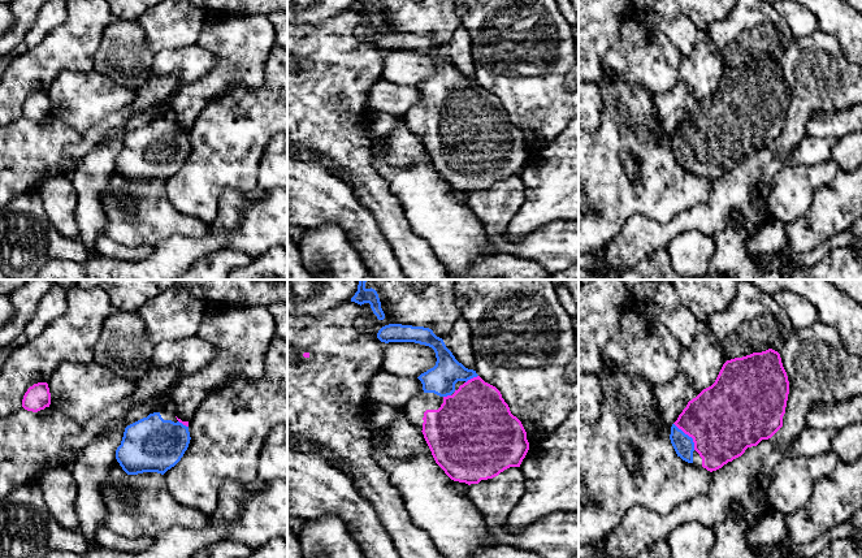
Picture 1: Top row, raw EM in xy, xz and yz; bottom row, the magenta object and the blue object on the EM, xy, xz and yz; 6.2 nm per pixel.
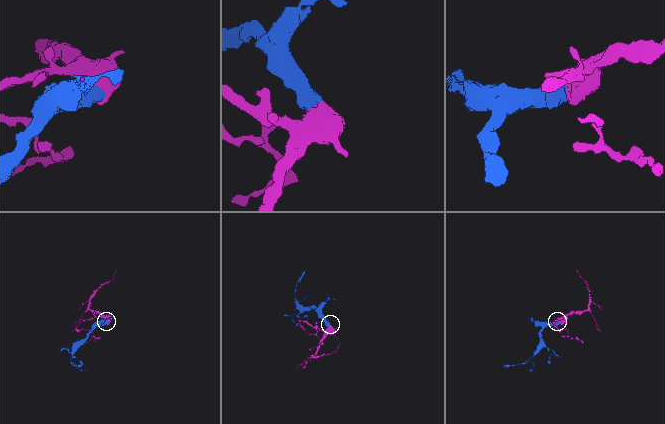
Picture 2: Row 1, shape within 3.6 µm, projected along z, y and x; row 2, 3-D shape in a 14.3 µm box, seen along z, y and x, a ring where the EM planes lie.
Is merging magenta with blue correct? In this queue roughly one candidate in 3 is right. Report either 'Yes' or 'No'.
Yes

